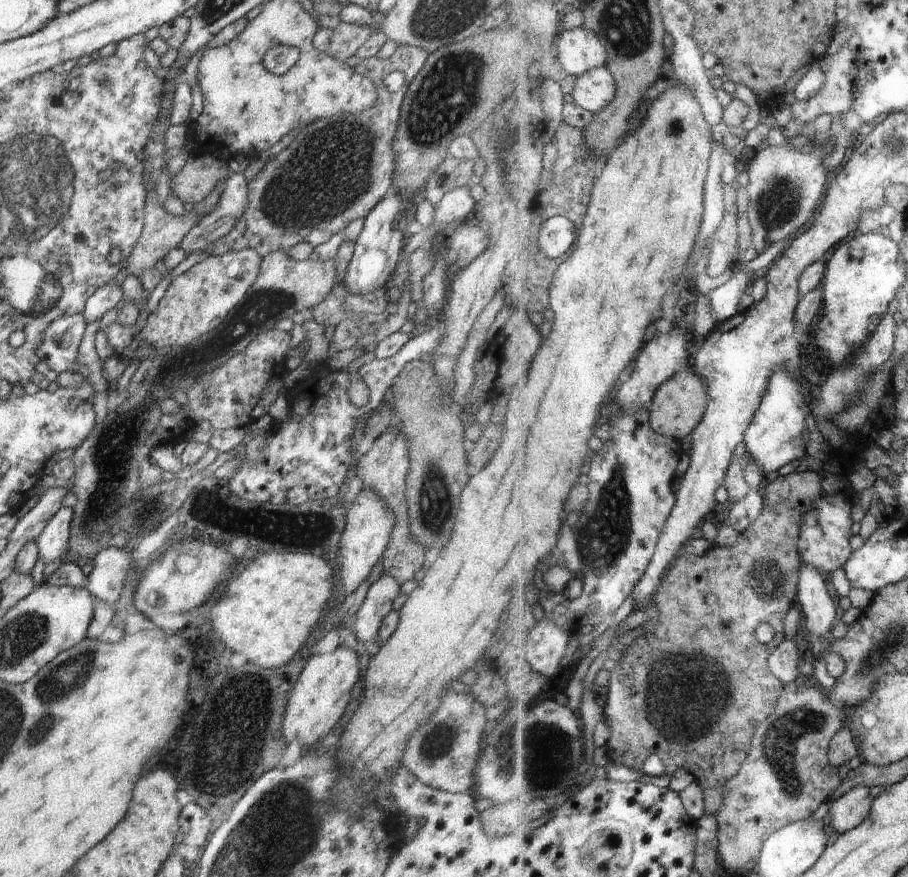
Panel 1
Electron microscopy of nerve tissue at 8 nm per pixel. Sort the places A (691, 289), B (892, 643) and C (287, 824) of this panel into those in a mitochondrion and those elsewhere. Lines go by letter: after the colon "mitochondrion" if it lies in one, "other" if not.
A: other
B: mitochondrion
C: mitochondrion

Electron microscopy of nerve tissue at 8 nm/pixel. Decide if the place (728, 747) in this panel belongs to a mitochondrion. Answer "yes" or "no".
no

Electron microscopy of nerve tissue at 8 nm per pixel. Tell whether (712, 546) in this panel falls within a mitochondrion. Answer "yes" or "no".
no

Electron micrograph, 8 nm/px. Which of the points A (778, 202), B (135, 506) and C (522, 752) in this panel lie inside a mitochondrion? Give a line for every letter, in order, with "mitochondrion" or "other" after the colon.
A: mitochondrion
B: mitochondrion
C: mitochondrion

